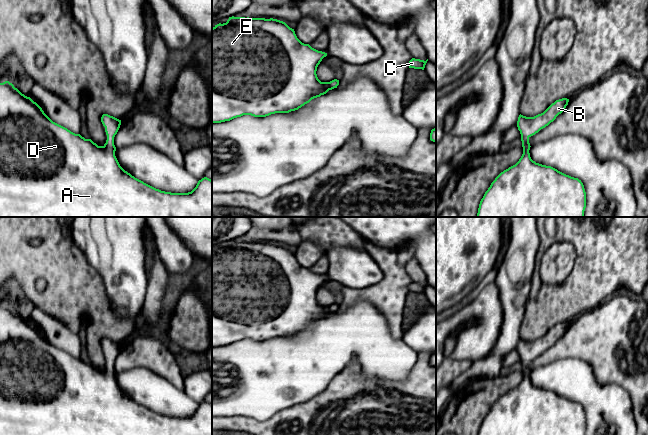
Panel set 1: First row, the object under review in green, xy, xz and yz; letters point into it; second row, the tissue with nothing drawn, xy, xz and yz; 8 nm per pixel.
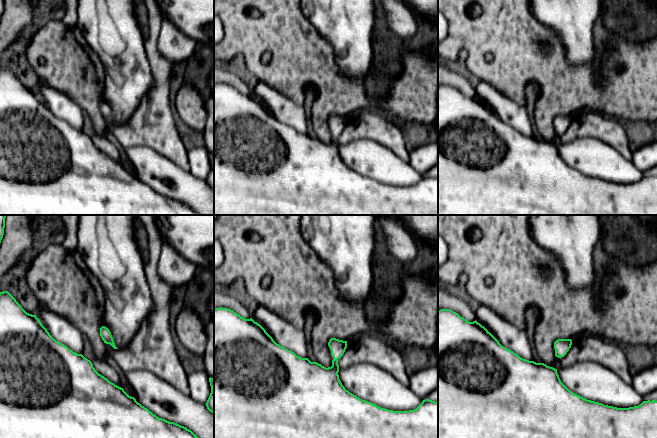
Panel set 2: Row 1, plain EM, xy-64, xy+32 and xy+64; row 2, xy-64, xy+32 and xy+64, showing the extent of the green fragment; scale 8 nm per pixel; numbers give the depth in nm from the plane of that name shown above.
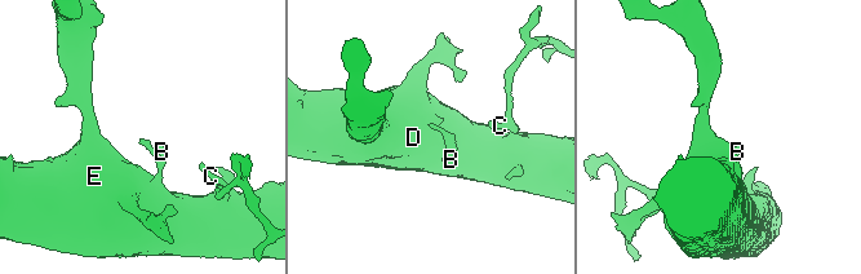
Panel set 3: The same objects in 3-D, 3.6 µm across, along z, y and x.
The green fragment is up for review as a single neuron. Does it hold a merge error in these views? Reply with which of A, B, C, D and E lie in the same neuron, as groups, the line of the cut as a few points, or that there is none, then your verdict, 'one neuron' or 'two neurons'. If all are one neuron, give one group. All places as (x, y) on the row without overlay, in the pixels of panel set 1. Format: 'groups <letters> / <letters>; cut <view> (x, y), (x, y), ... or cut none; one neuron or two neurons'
groups A B C D E; cut none; one neuron

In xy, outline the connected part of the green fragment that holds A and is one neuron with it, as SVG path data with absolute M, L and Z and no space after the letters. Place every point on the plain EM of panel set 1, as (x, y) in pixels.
M9 305L0 307L0 435L212 435L212 404L204 401L196 411L188 417L171 417L156 413L135 402L119 388L115 375L114 361L117 358L121 344L103 338L101 346L107 359L106 367L98 370L91 363L85 363L67 352L53 346L30 321L22 318Z

